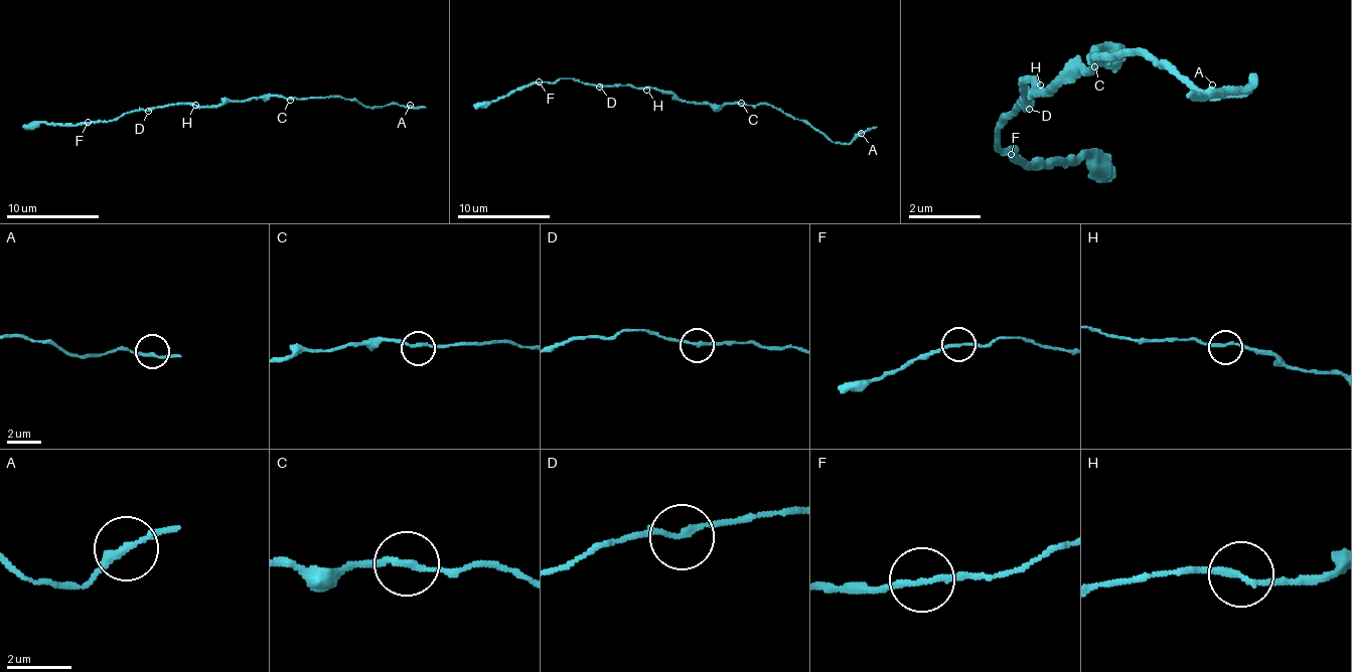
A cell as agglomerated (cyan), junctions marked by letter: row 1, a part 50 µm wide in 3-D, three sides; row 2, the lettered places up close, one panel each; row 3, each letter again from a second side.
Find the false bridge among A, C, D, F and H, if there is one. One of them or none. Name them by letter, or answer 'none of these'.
none of these

